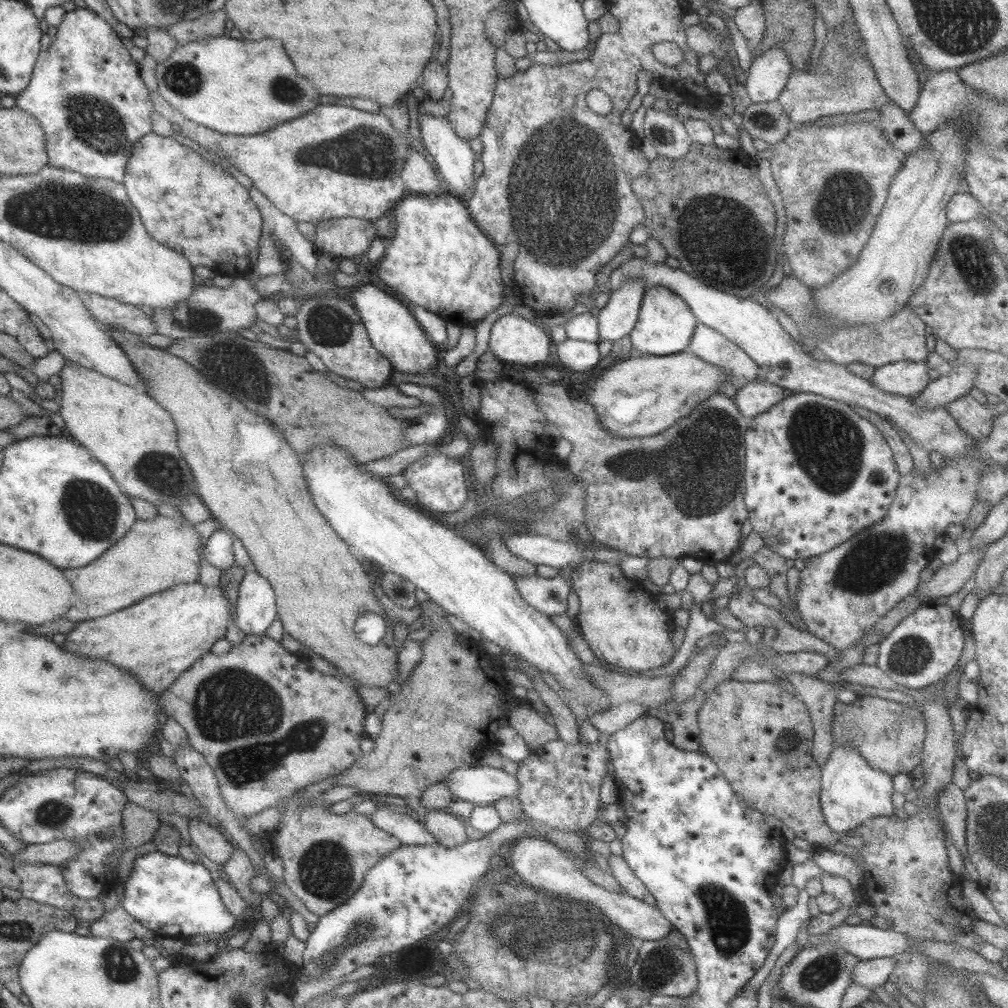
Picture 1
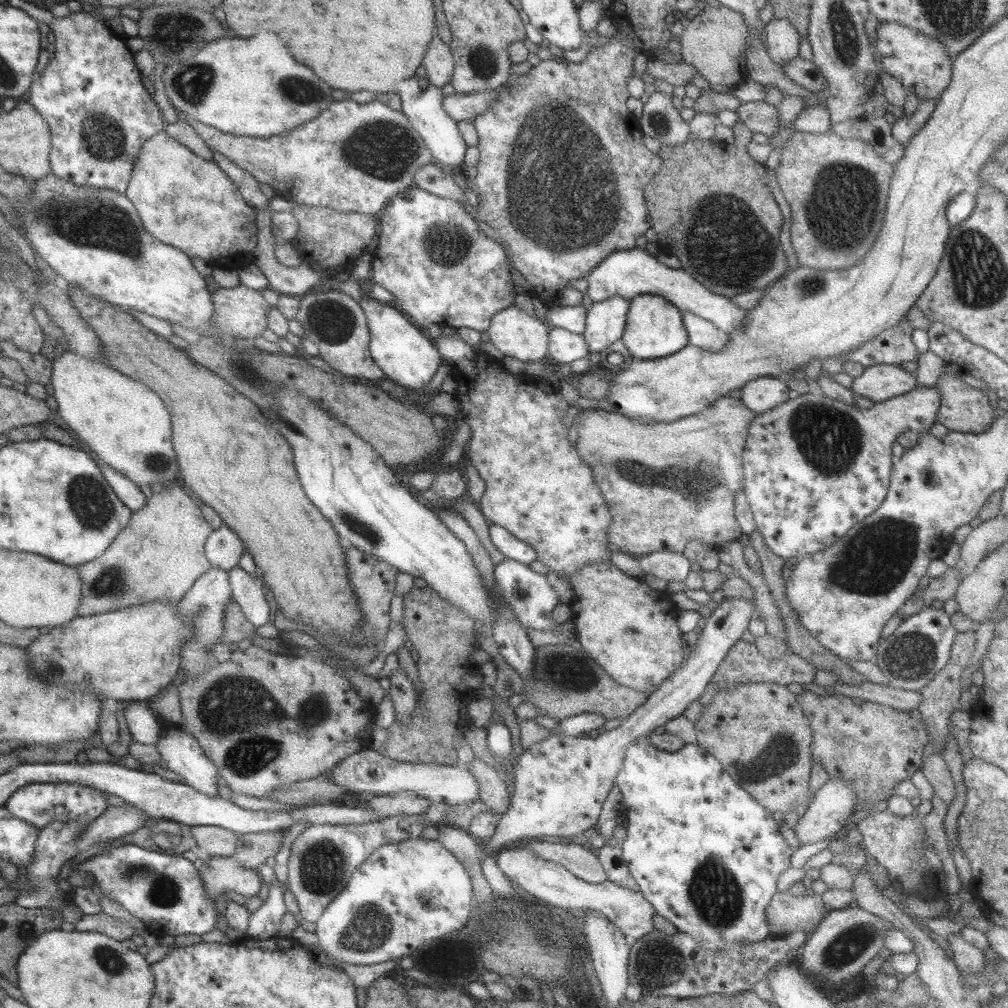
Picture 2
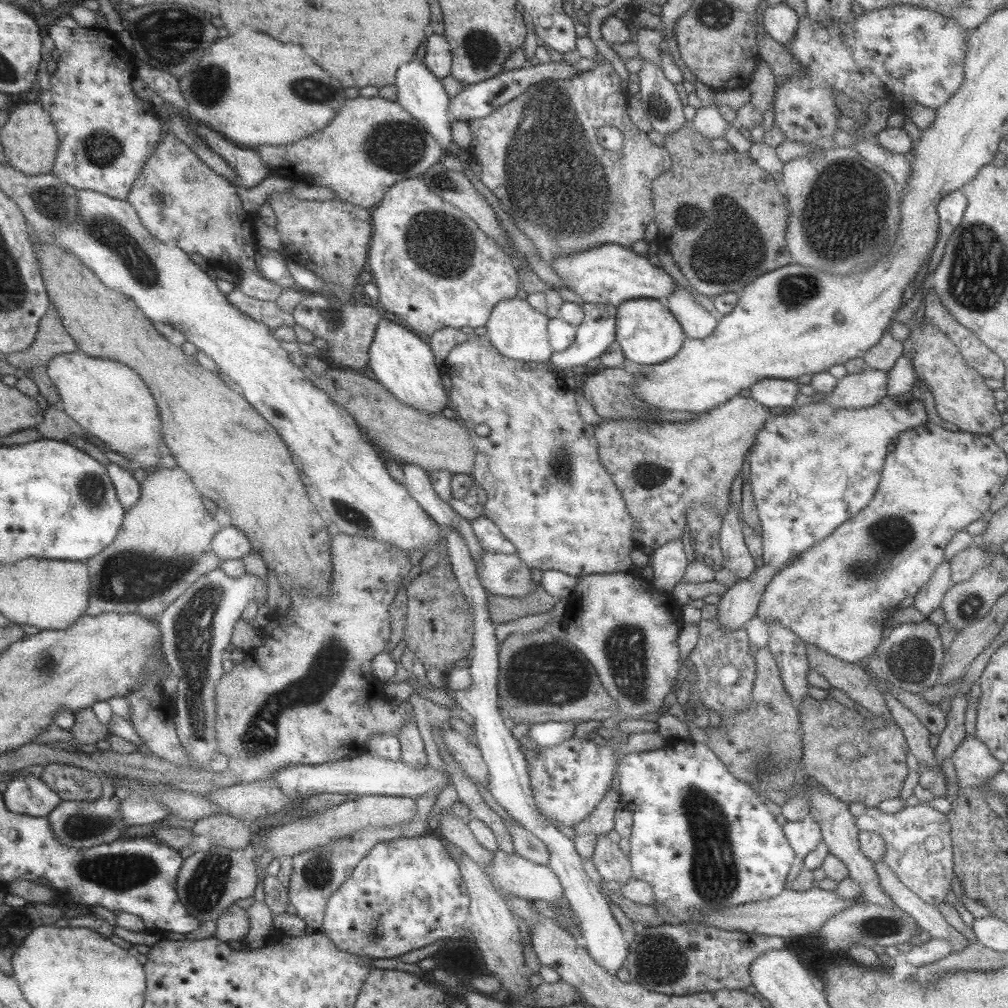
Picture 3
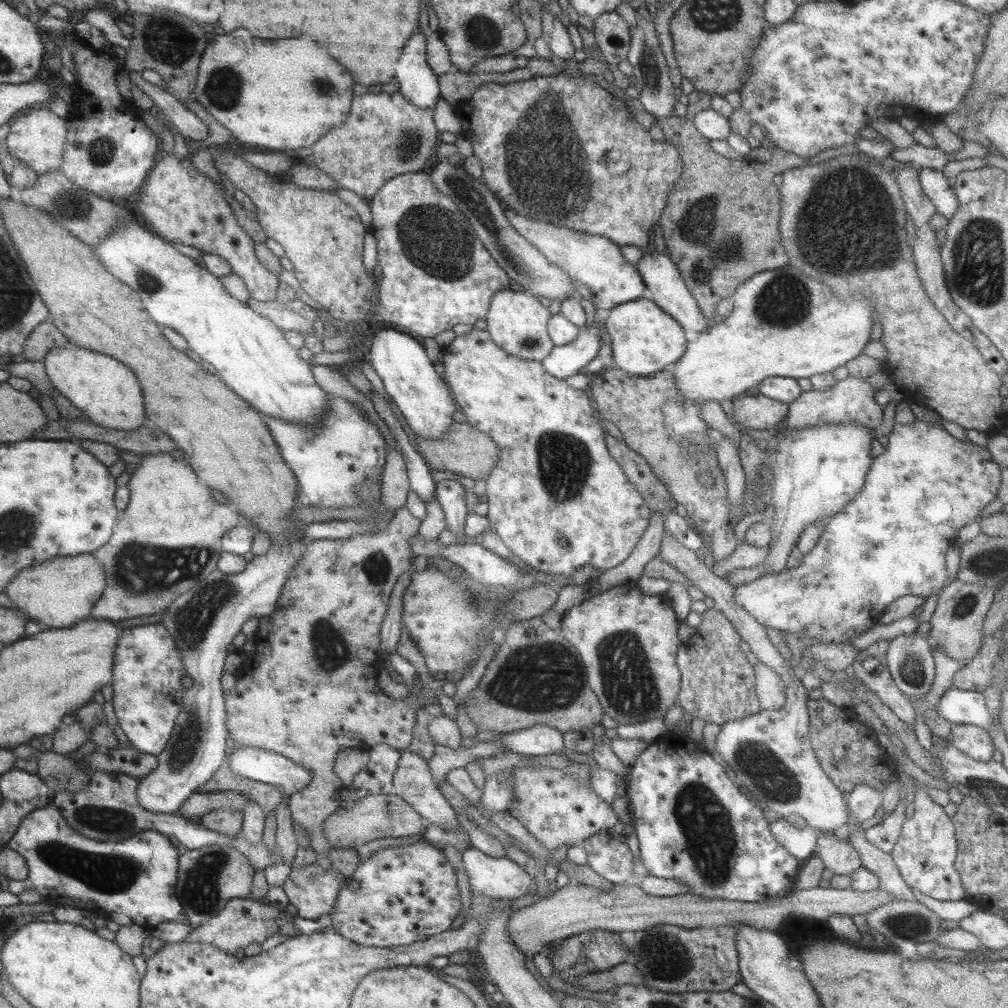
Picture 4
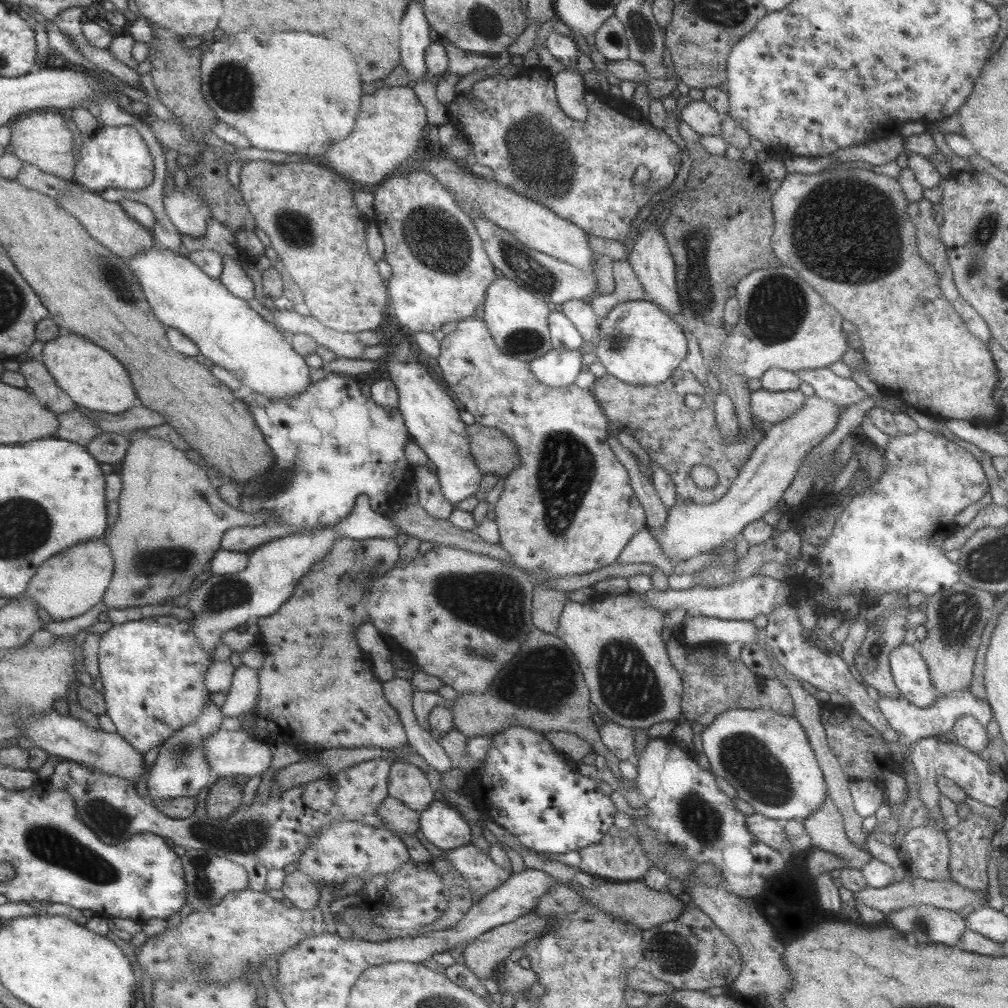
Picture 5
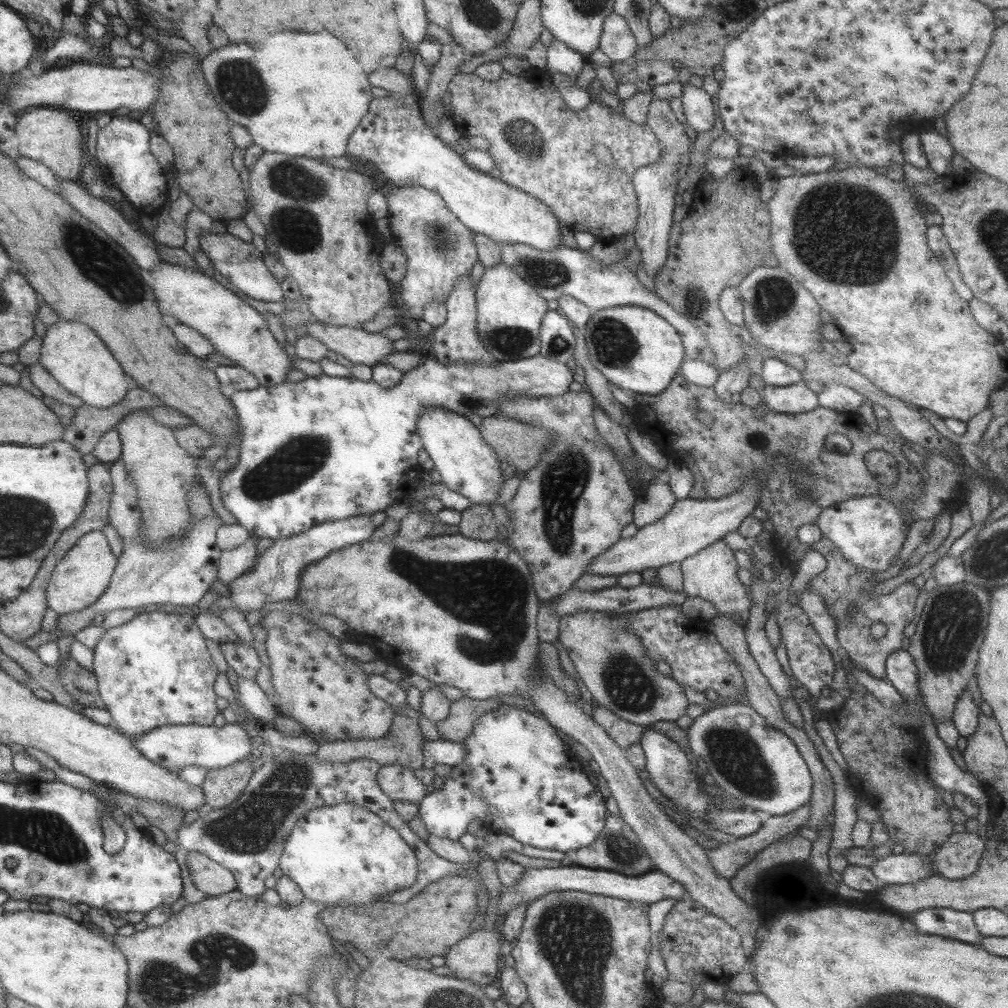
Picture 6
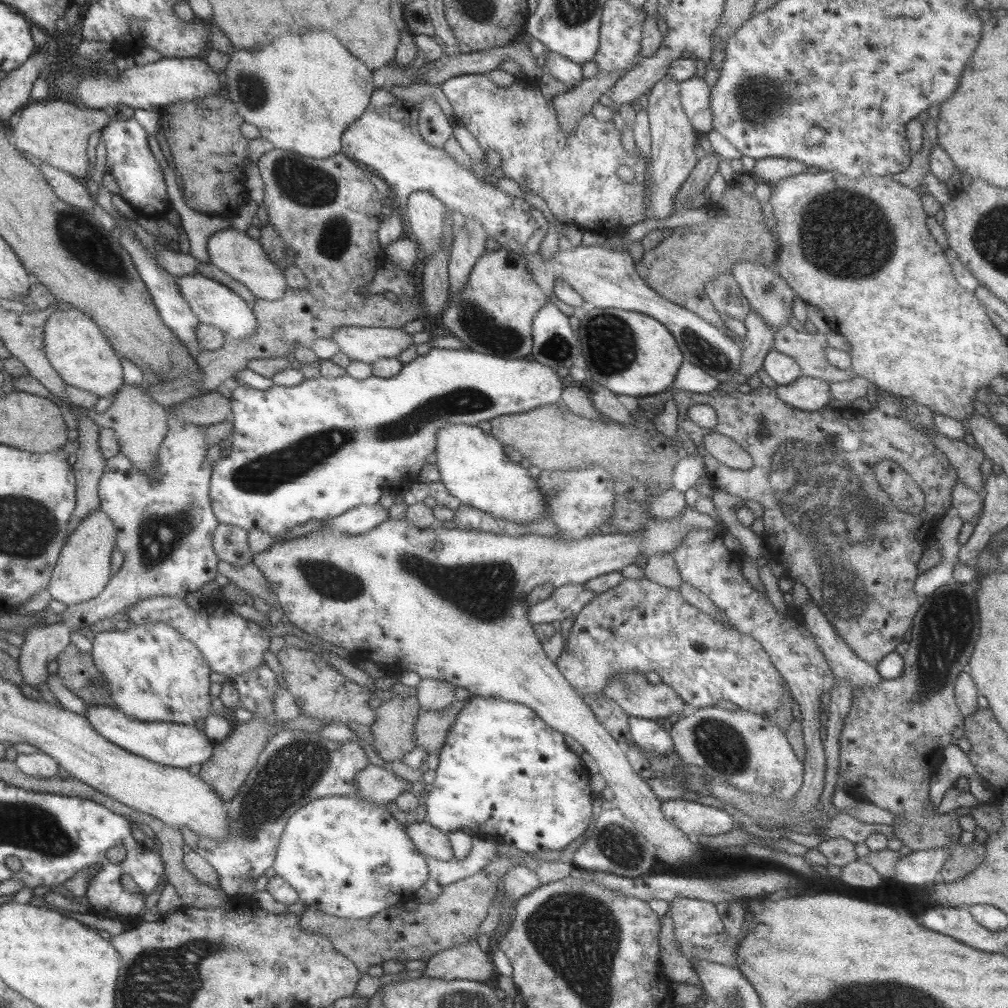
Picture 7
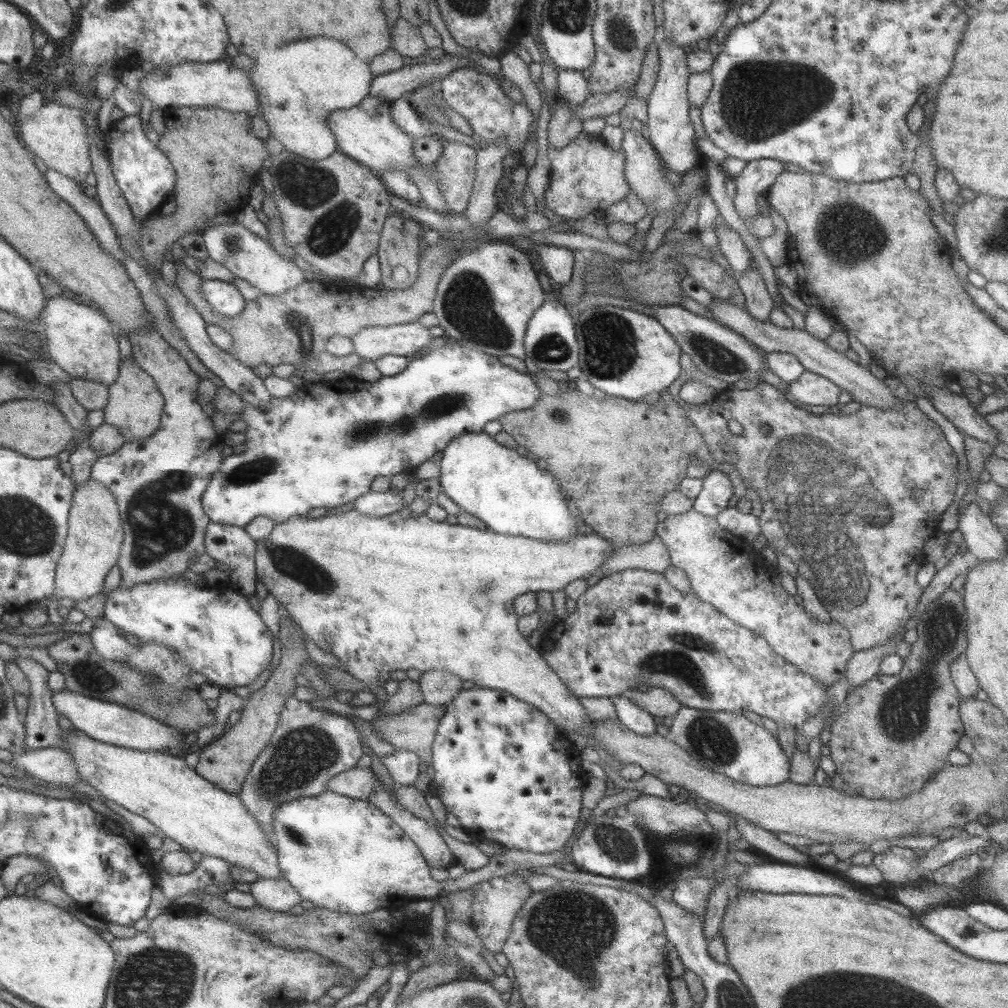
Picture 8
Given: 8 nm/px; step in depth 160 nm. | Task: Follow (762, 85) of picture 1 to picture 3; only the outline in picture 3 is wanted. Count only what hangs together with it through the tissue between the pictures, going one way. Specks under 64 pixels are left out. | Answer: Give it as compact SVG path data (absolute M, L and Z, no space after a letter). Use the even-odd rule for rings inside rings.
M785 3L766 5L765 7L763 28L771 39L783 44L783 46L786 46L793 38L797 21L797 13Z

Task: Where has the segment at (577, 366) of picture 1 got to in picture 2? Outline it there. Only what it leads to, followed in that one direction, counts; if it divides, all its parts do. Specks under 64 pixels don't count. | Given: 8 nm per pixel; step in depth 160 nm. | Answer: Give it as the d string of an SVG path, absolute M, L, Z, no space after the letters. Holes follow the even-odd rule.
M549 327L547 356L561 364L571 364L573 360L588 358L588 348L580 334L561 327Z

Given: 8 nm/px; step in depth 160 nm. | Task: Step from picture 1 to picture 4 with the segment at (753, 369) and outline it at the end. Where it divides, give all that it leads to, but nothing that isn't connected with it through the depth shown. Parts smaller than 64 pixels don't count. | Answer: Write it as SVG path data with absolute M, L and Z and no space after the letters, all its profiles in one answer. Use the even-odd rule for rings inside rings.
M643 251L643 256L639 258L639 261L634 266L637 269L637 273L641 275L641 281L643 281L647 290L651 293L651 301L657 307L660 307L670 318L676 320L683 330L694 330L698 333L706 330L705 317L701 315L697 303L695 303L695 300L691 297L691 294L683 283L679 270L666 256L665 252Z

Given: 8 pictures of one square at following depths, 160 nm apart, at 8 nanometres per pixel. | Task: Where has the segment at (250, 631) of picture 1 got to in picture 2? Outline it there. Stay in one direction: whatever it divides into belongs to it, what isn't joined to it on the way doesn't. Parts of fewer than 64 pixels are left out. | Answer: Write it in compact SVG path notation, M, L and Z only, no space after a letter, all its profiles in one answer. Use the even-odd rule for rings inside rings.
M235 565L227 574L232 598L240 606L245 618L254 627L267 624L271 608L268 608L261 591L261 577L252 578L239 565Z

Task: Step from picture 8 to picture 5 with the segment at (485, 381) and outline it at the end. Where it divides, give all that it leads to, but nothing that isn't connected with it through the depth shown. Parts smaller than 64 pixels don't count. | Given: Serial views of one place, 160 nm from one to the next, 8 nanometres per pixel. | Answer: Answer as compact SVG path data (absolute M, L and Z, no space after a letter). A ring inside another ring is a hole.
M551 349L528 363L535 381L549 388L574 384L575 378L581 372L581 355L578 350ZM329 373L323 380L311 383L306 389L303 389L300 393L292 397L270 399L251 391L251 393L242 398L241 401L247 405L247 410L251 413L255 421L255 426L257 426L261 434L263 434L264 441L274 456L269 476L253 477L244 482L242 486L243 490L241 490L240 493L243 513L255 514L258 511L267 511L267 513L273 513L273 515L275 515L275 524L290 526L293 530L302 530L302 528L320 528L320 526L328 526L343 520L343 518L346 518L351 513L351 510L353 510L352 508L357 495L365 495L369 499L371 510L378 514L385 514L385 511L390 509L392 503L407 497L408 490L412 485L413 466L407 463L405 457L403 457L403 448L405 448L405 444L411 440L403 417L398 411L398 407L389 410L379 406L370 396L363 396L359 384L357 384L354 379L351 379L350 376Z

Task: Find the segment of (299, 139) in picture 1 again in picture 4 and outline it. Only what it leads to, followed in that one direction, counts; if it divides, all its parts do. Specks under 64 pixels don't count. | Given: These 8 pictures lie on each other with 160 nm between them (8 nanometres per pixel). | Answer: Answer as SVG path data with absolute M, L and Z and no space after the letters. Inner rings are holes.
M399 91L354 95L350 111L339 126L334 126L317 142L297 150L285 150L294 163L315 166L327 173L338 186L369 200L389 178L417 172L439 144L433 111L411 104Z

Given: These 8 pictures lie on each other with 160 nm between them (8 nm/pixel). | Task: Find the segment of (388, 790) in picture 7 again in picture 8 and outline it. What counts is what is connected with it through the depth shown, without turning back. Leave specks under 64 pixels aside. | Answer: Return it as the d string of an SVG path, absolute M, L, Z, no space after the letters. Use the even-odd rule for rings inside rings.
M353 767L349 770L344 770L340 774L335 774L327 782L325 791L344 795L349 798L366 800L367 796L373 792L375 784L379 783L377 783L377 779L375 779L375 775L369 767Z

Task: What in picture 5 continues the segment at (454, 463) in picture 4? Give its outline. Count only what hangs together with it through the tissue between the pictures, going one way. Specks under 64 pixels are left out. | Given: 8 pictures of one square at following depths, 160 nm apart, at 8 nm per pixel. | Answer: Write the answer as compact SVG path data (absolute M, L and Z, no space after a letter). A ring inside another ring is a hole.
M474 422L466 426L466 433L468 434L470 456L481 474L495 473L499 478L504 477L520 462L516 446L506 438L506 434L502 430Z

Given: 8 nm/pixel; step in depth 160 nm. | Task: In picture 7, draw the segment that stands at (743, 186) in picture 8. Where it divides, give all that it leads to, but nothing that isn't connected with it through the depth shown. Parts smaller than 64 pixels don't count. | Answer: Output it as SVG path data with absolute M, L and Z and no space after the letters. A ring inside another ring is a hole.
M767 157L754 160L754 166L749 172L753 179L762 180L770 184L781 177L787 178L799 173L805 173L806 167L802 162L786 158Z

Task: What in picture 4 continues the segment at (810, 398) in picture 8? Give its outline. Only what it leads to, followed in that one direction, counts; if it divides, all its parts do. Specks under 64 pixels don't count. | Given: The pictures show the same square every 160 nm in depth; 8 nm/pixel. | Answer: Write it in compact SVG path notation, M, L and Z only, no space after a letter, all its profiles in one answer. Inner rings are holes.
M763 393L754 396L743 394L733 404L737 422L756 434L758 432L768 434L788 411L787 403L773 400Z

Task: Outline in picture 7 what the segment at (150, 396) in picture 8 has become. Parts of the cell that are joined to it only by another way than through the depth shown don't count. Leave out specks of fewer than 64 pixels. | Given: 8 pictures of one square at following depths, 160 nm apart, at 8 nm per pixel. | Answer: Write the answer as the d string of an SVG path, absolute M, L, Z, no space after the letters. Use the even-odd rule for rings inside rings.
M123 383L123 386L114 392L111 399L106 410L101 413L96 413L94 410L89 411L88 417L100 428L111 428L115 431L119 453L124 454L136 469L144 473L152 471L157 447L167 432L165 409L148 395L143 383L137 386Z

